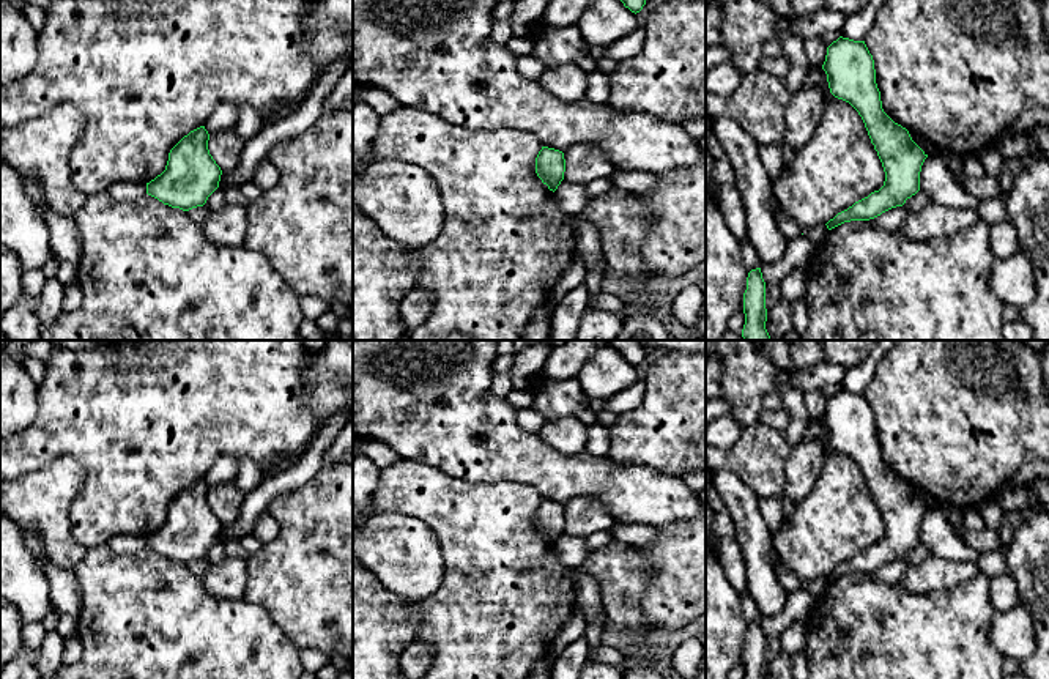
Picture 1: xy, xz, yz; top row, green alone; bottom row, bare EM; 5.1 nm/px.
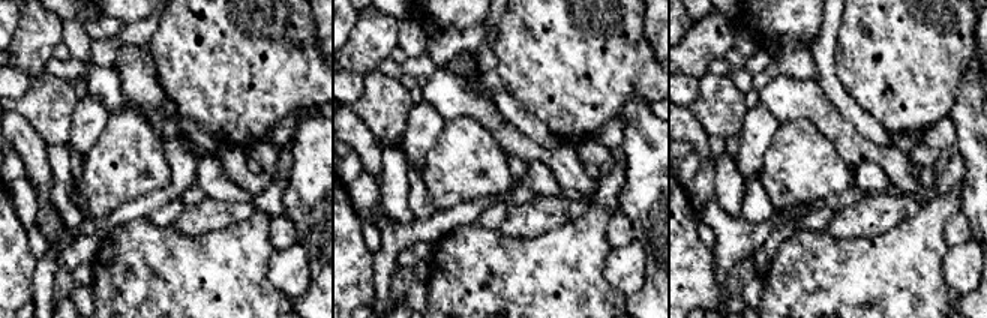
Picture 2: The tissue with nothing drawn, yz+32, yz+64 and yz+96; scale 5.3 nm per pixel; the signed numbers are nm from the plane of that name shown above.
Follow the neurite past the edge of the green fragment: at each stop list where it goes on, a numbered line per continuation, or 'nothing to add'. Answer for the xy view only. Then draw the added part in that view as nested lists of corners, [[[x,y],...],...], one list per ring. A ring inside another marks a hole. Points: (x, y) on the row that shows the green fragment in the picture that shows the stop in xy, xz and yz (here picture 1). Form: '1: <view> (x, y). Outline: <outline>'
nothing to add

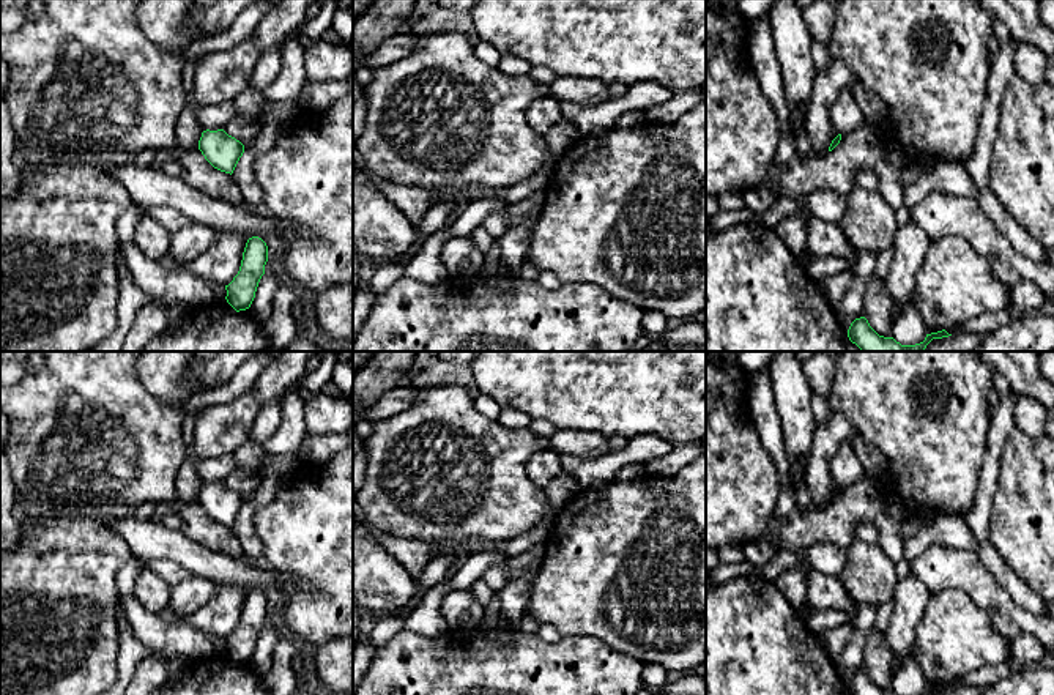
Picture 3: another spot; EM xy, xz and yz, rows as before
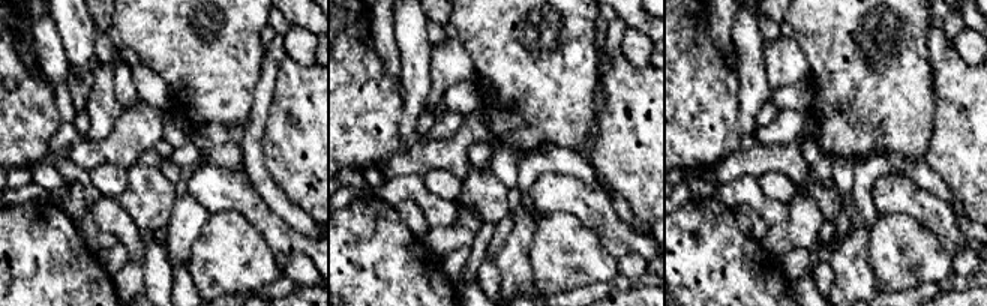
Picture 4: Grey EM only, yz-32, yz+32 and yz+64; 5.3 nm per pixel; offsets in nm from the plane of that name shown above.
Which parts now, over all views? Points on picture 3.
nothing to add

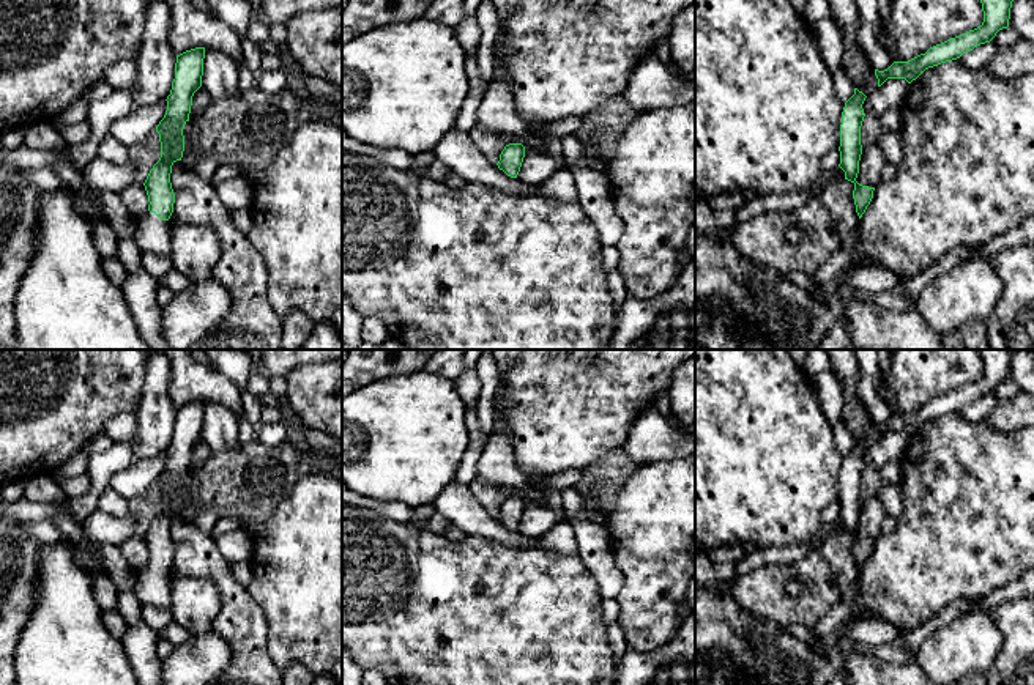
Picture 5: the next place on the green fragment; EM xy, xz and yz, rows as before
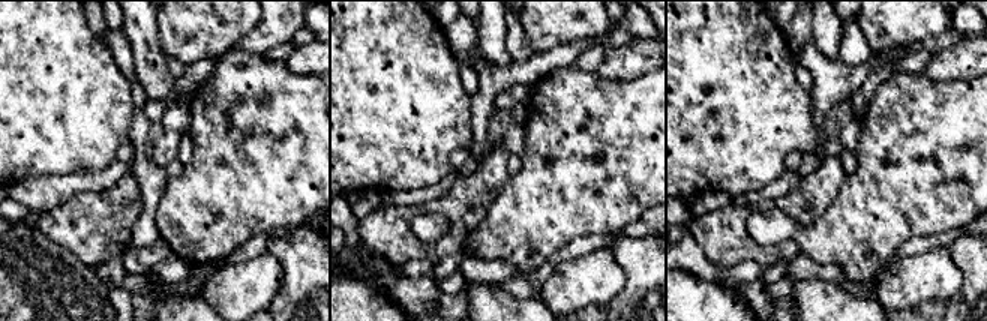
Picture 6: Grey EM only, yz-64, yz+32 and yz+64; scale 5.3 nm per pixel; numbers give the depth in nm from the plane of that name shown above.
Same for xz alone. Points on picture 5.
nothing to add

